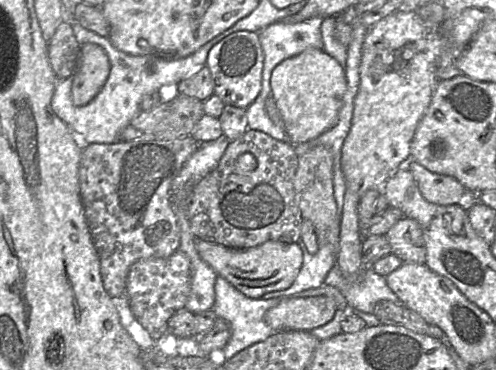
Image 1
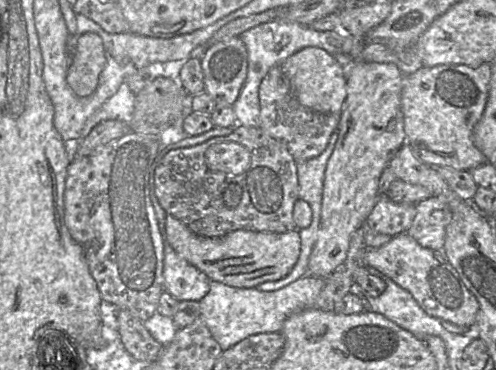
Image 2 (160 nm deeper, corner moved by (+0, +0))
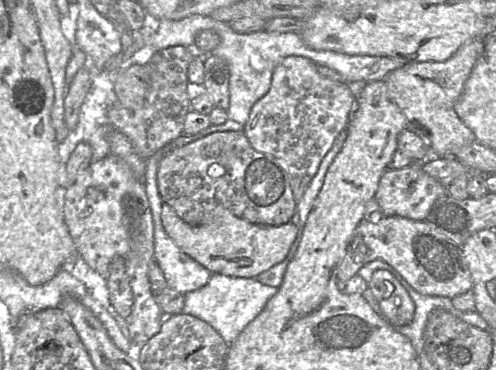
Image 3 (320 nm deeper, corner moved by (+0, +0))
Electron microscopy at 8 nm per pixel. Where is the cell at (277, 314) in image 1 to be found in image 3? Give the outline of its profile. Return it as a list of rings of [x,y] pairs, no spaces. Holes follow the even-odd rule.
[[[384,215],[379,222],[372,223],[364,218],[356,227],[346,254],[338,266],[337,280],[348,281],[374,260],[391,265],[413,289],[423,295],[453,299],[473,289],[471,274],[463,259],[461,247],[426,221]]]

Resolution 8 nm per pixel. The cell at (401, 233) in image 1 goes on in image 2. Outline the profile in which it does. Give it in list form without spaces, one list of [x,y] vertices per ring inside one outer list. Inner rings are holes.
[[[432,196],[416,205],[417,213],[408,235],[421,246],[434,251],[444,252],[446,227],[452,213],[444,198]]]

